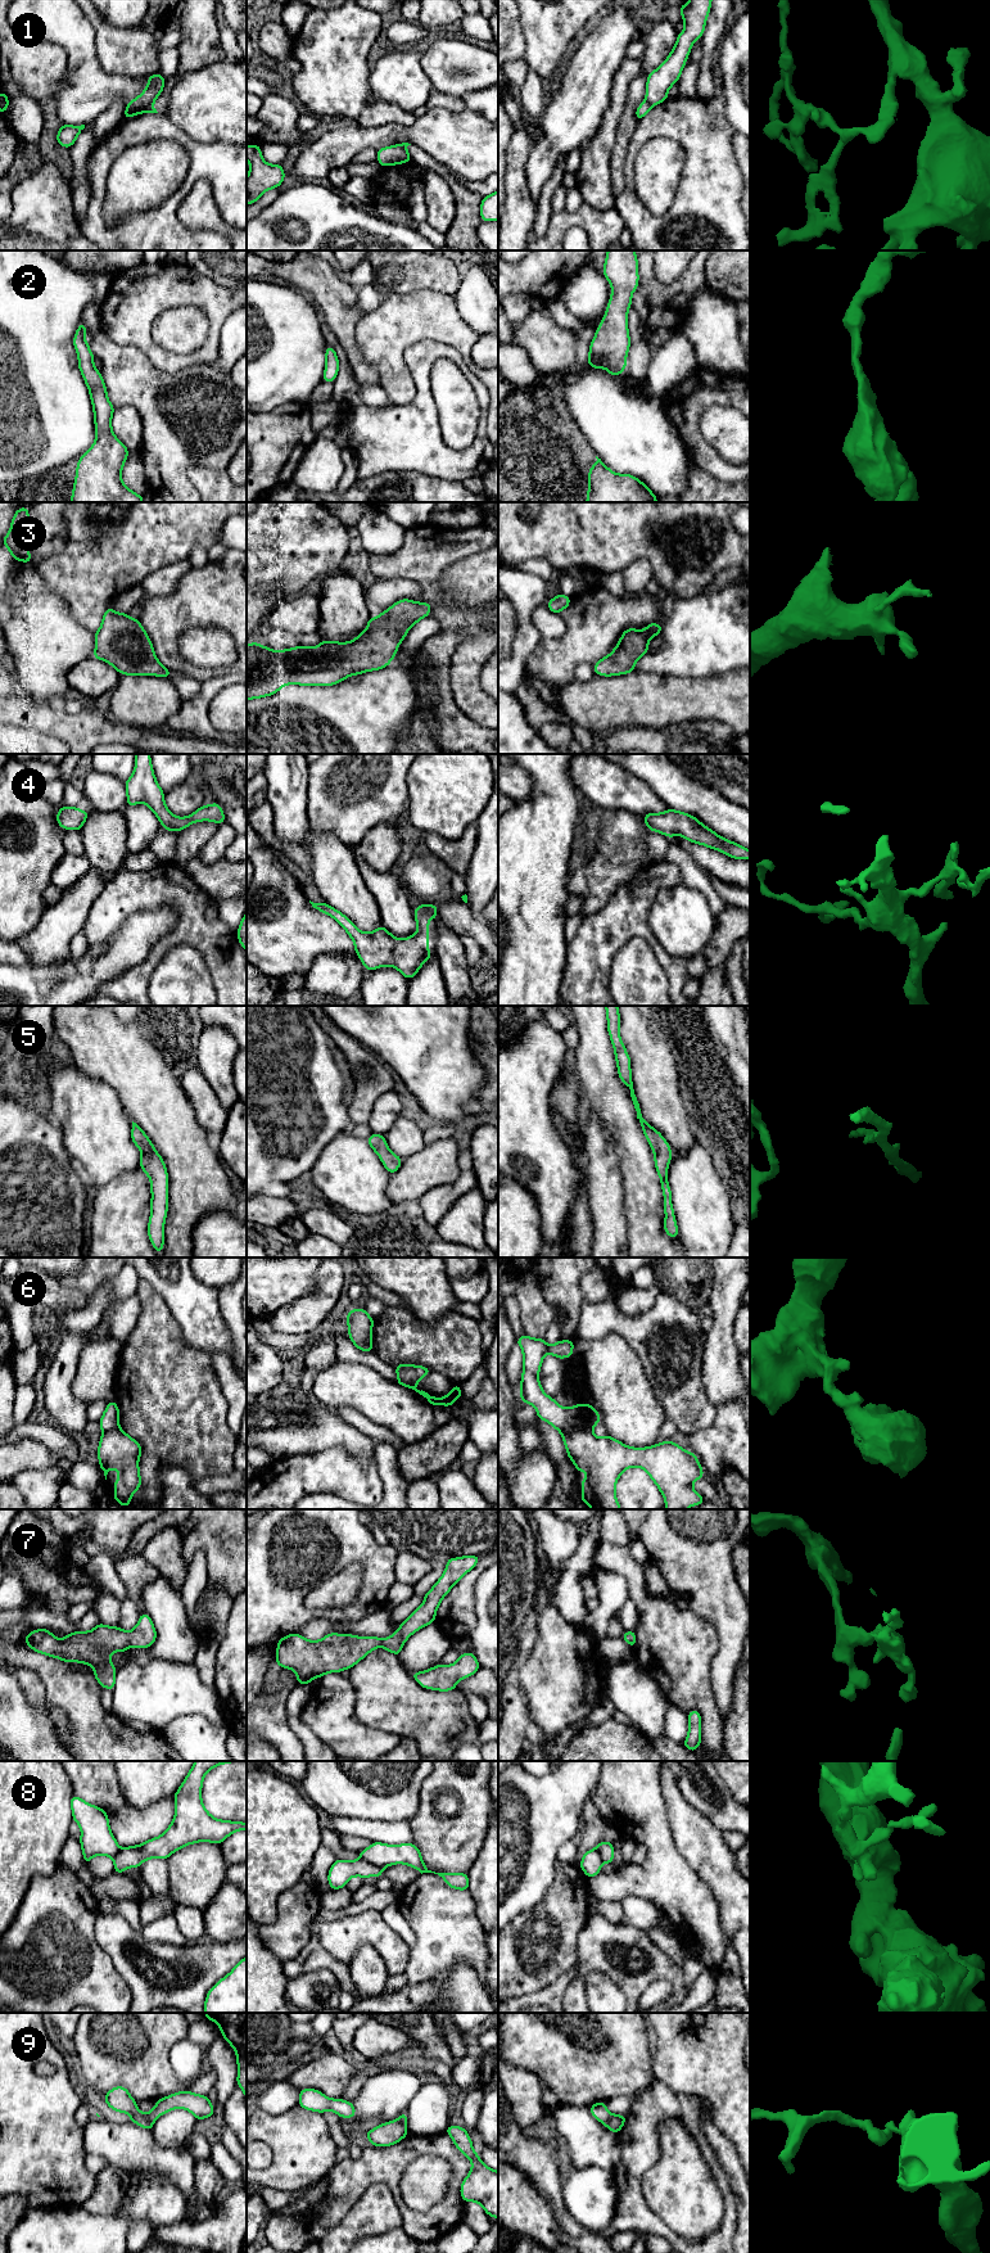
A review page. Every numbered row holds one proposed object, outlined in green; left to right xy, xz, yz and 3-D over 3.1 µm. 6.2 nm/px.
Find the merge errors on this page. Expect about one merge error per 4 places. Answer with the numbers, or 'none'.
1, 6, 8, 9

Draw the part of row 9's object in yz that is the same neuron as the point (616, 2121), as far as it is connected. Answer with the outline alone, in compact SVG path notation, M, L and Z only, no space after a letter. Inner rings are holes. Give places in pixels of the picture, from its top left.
M611 2114L609 2122L606 2123L606 2127L614 2132L618 2134L621 2127L624 2126L627 2119L627 2116L621 2116L621 2114Z

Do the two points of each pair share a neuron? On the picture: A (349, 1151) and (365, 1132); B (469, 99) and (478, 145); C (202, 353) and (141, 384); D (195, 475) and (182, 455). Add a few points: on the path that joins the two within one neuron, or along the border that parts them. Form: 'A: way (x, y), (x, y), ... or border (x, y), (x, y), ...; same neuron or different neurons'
A: border (351, 1134), (365, 1139); different neurons
B: border (466, 108), (484, 118); different neurons
C: border (143, 352), (161, 370), (179, 371), (195, 365); different neurons
D: border (220, 470), (191, 466), (188, 478); different neurons

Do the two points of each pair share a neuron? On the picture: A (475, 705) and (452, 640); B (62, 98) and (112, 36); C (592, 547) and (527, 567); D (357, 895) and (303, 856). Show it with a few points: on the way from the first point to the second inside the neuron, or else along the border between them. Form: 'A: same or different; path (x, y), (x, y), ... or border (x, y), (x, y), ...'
A: different; border (462, 630), (462, 642), (451, 659), (450, 678)
B: different; border (91, 26), (99, 66), (118, 76)
C: different; border (518, 568), (528, 559), (543, 558), (554, 569)
D: different; border (304, 849), (311, 859), (312, 872)

